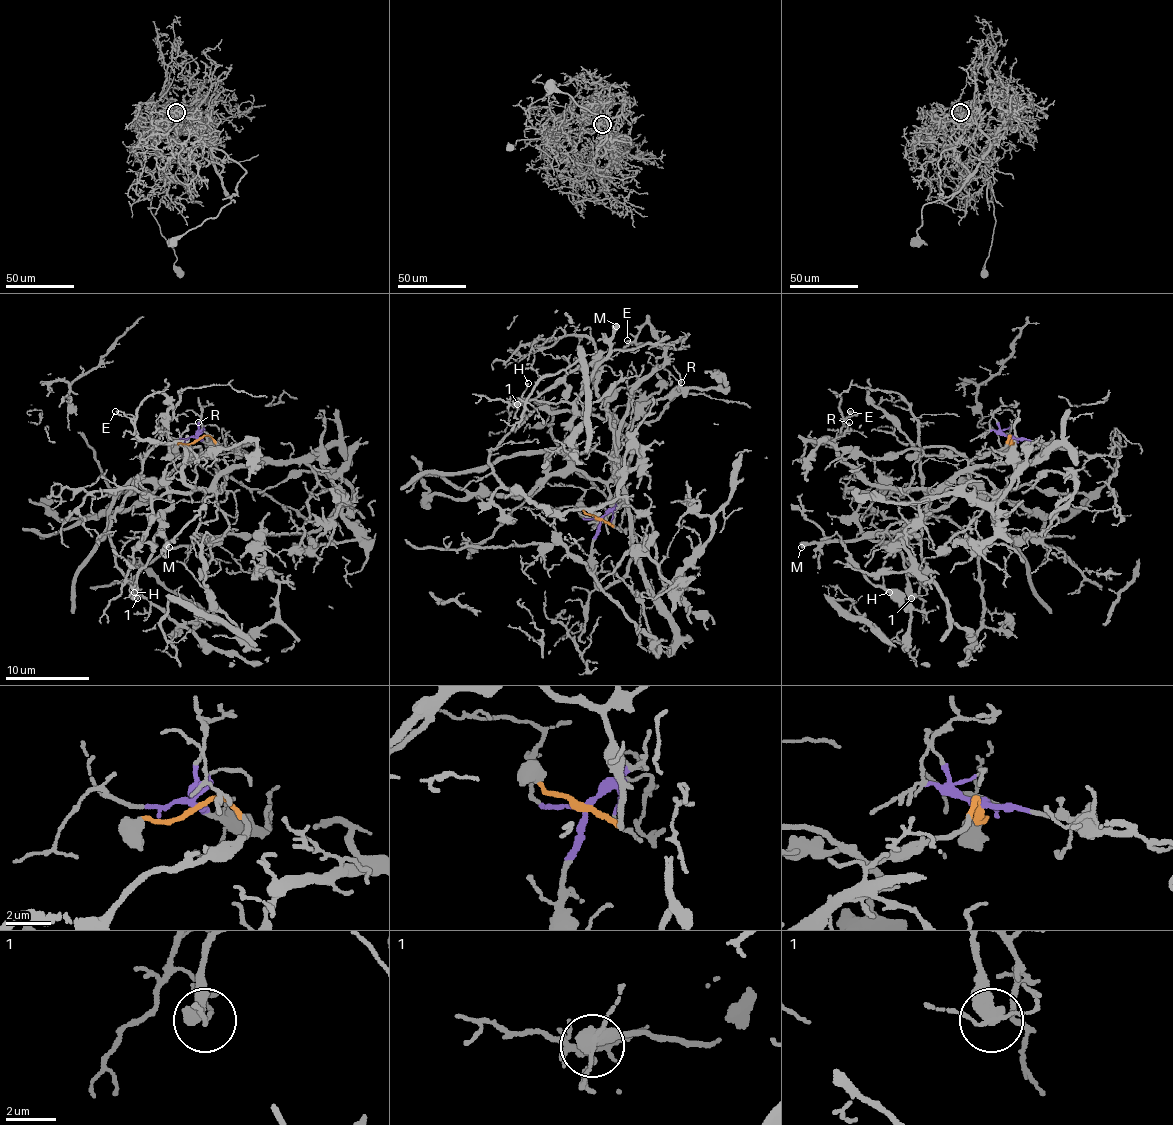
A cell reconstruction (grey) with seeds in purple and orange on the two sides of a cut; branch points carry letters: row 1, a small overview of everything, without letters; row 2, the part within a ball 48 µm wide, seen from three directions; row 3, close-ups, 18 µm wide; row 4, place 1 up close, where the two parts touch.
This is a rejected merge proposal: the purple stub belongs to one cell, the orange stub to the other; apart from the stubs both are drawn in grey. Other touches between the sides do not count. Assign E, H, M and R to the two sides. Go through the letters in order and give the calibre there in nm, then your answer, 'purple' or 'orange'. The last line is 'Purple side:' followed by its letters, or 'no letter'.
E: 140 nm | purple
H: 120 nm | purple
M: 440 nm | orange
R: 150 nm | purple
Purple side: E, H, R

